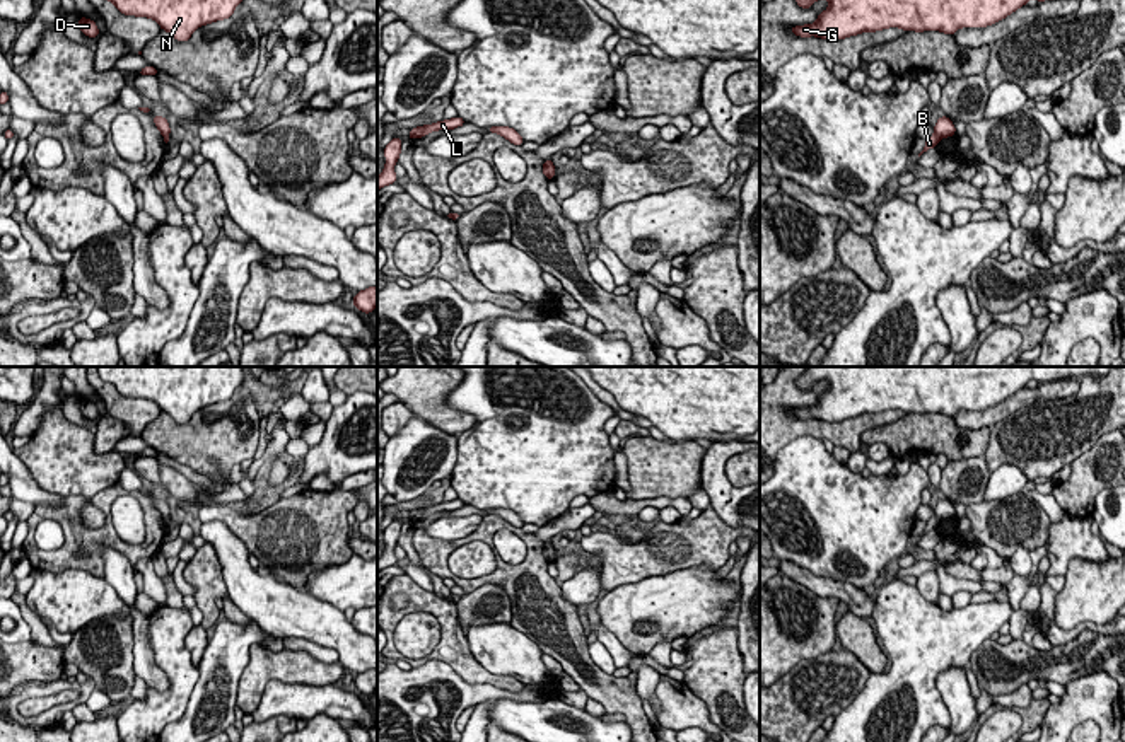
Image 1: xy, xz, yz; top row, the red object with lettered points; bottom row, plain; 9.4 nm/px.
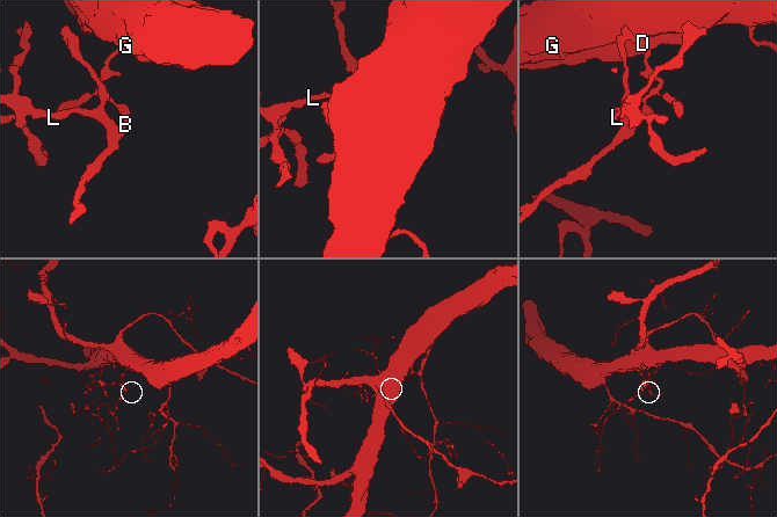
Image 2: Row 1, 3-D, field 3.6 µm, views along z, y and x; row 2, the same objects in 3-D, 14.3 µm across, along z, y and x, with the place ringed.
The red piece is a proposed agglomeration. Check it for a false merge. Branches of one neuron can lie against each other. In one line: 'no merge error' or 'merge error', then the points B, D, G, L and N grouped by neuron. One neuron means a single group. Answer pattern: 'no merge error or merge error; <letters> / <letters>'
merge error; B D L / G N

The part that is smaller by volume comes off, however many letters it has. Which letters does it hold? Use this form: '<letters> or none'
B, D, L

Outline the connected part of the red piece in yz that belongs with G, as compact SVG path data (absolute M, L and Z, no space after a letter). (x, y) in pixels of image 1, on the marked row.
M828 0L830 7L818 15L814 24L794 26L792 34L823 39L843 39L874 32L888 27L900 27L905 31L941 31L953 34L959 27L987 27L995 24L1026 5L1028 0Z

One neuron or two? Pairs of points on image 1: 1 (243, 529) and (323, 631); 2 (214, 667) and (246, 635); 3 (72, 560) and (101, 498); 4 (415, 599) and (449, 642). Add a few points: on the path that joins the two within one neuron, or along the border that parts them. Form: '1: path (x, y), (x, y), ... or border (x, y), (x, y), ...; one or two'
1: border (273, 575), (303, 591); two
2: path (222, 659), (238, 643); one
3: path (81, 543), (98, 536), (108, 526), (108, 515); one
4: path (429, 602), (448, 620), (449, 628); one

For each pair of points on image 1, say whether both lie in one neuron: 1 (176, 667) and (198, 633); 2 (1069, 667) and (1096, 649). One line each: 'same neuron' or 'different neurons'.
1: different neurons
2: same neuron

